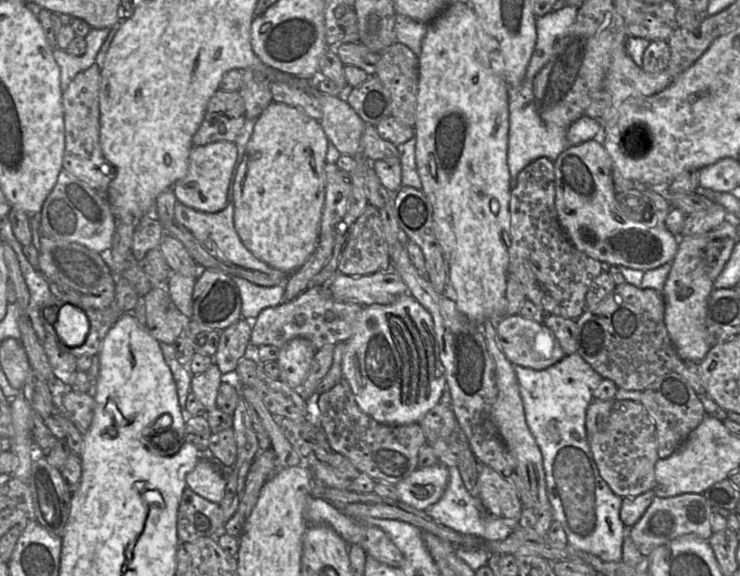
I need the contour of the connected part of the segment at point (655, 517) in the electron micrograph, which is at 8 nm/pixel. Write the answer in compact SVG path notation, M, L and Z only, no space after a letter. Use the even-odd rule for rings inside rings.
M684 493L667 498L655 496L640 520L628 528L626 535L632 539L640 553L648 557L655 548L683 535L694 534L709 540L713 534L711 514L712 508L703 494Z

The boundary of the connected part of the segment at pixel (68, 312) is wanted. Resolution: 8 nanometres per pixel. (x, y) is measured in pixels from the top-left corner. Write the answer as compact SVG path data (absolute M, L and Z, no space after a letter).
M62 305L55 323L60 340L68 347L81 346L89 333L90 323L86 313L70 305Z

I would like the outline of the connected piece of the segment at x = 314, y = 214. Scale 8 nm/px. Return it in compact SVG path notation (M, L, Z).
M272 101L256 119L253 133L247 143L243 159L238 167L233 185L235 230L247 250L249 250L257 259L283 273L291 274L298 270L303 266L315 249L319 237L320 221L325 199L324 166L326 164L325 158L327 147L328 139L319 121L309 117L303 110L298 110L295 107L288 106L284 103Z

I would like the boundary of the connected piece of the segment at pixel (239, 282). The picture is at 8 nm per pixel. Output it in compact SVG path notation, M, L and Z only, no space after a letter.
M233 277L233 279L241 297L241 317L248 322L256 319L264 309L283 302L285 287L282 284L265 287L244 278Z

